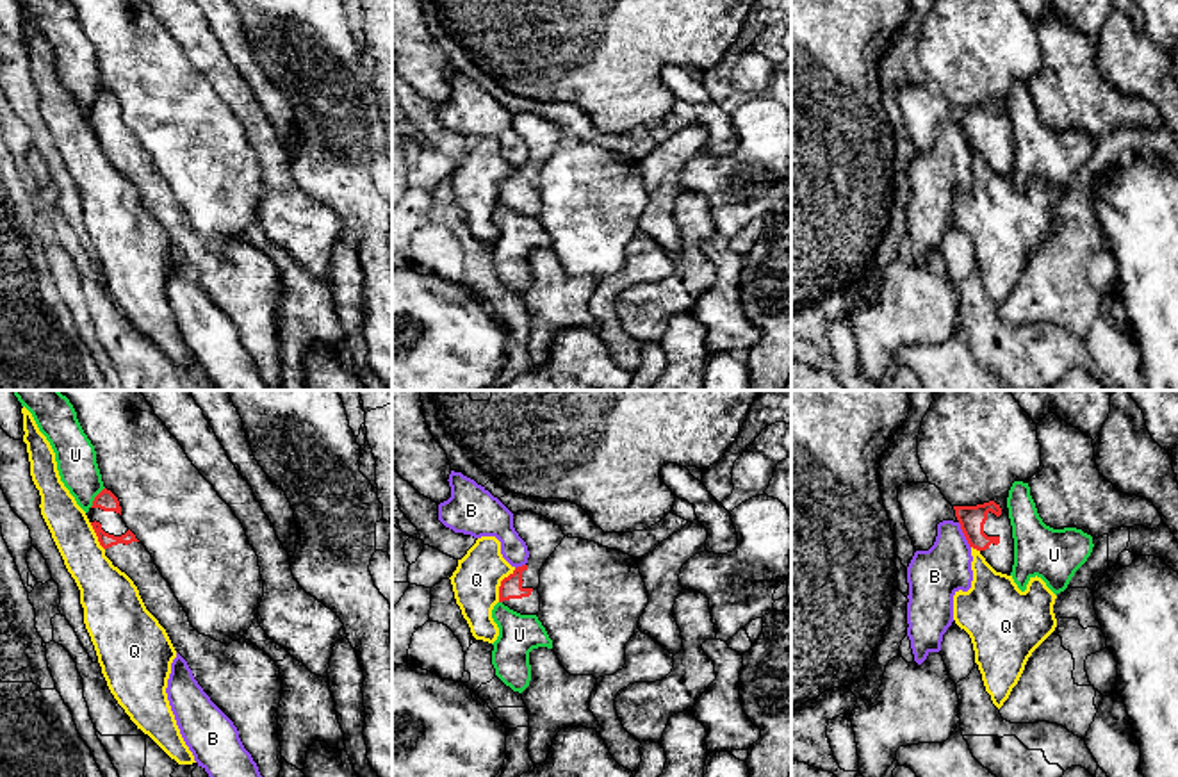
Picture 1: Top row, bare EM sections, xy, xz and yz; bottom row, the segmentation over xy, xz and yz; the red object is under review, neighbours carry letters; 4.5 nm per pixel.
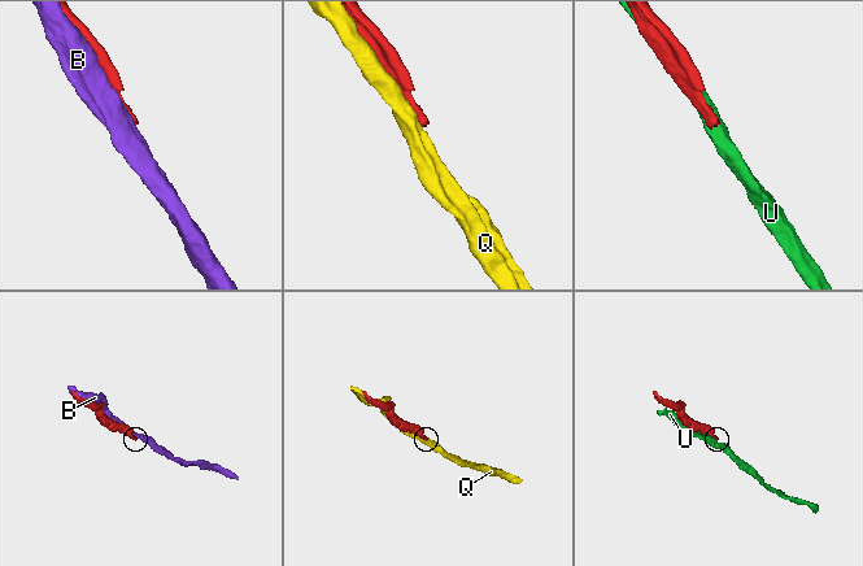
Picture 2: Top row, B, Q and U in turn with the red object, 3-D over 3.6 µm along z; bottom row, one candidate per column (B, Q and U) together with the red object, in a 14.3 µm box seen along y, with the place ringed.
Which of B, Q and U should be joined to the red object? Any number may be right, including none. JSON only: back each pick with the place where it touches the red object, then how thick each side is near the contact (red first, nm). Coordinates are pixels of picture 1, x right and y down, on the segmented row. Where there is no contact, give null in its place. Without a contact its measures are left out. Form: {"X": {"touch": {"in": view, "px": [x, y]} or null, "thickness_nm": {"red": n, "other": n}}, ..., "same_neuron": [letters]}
{"same_neuron": []}

